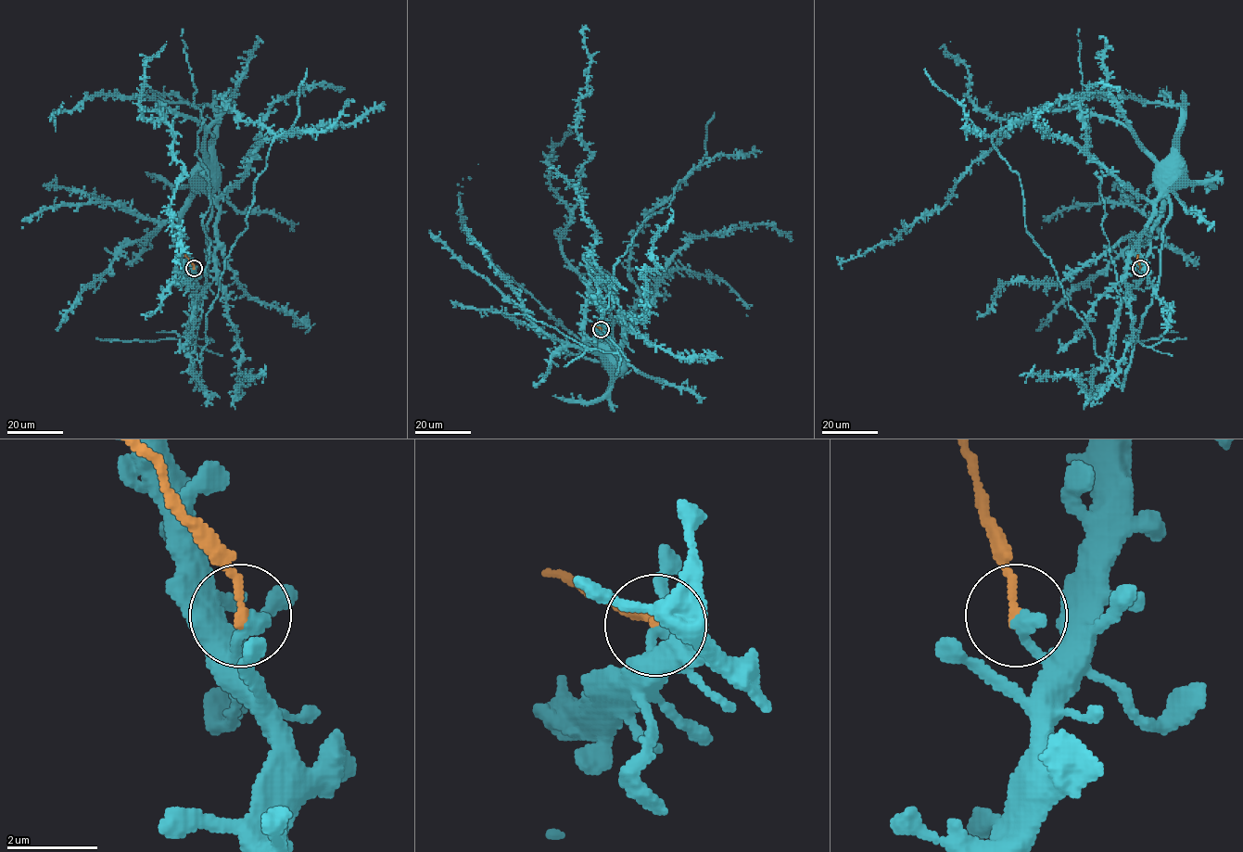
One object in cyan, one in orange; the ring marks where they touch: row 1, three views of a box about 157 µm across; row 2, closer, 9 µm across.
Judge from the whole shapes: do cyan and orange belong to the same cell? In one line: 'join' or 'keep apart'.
keep apart

